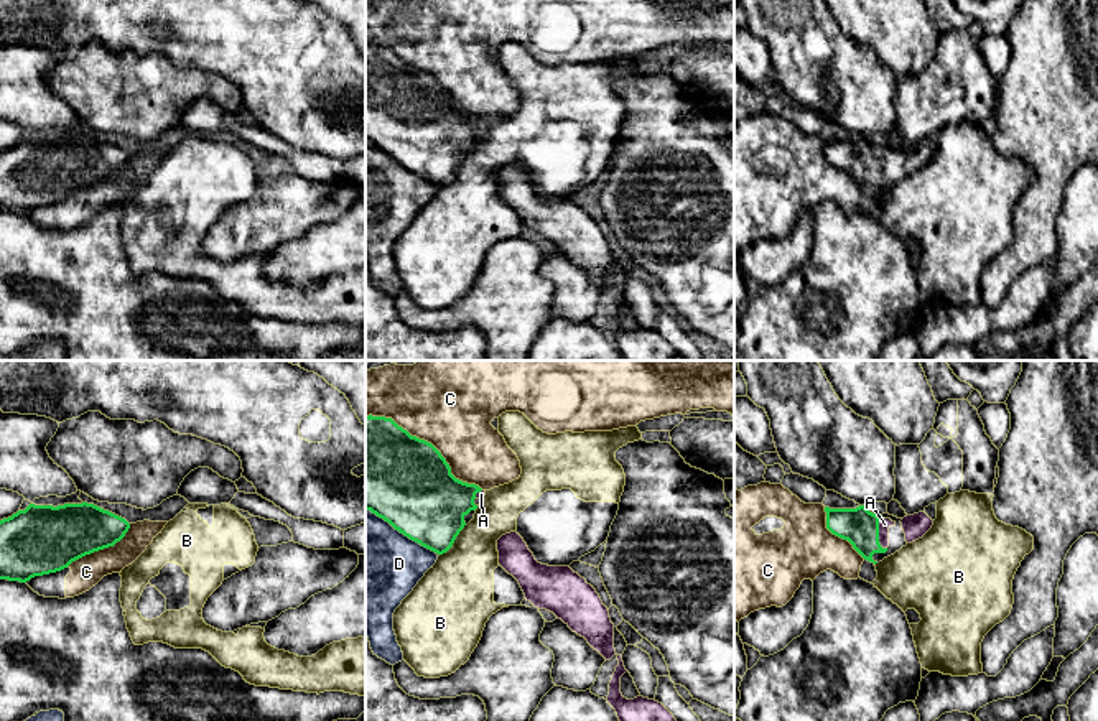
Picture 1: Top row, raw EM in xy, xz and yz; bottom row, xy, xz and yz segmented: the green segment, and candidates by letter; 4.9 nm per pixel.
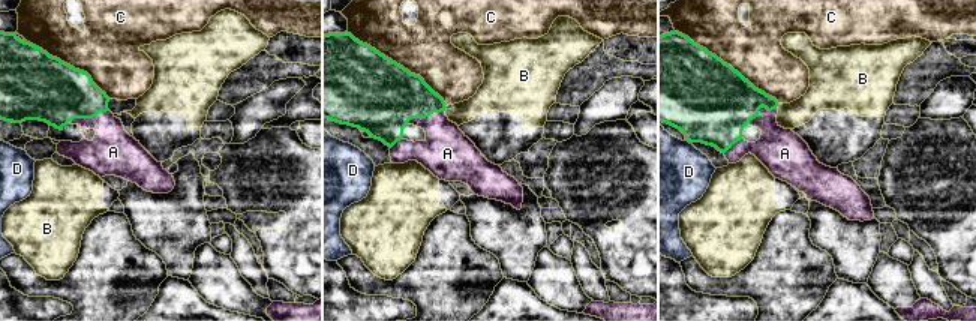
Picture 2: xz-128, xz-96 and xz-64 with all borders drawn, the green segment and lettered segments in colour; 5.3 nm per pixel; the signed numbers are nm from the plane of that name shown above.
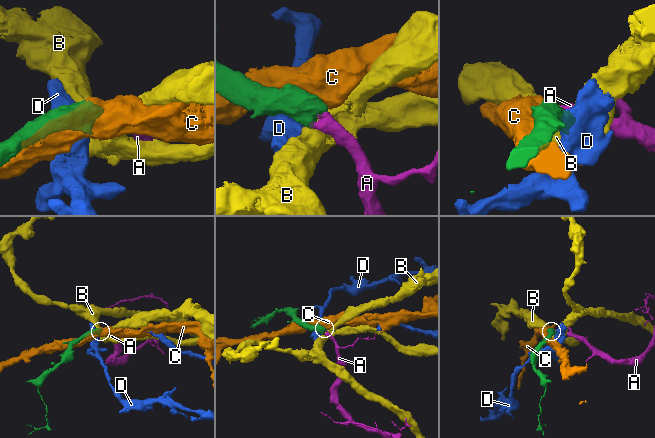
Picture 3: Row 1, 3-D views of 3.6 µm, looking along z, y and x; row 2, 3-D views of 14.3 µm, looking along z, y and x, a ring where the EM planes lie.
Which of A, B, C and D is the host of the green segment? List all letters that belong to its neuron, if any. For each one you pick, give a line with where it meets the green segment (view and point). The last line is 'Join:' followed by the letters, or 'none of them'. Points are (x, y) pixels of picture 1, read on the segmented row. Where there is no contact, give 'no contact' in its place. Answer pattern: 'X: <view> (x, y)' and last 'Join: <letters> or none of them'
A: yz (878, 535)
Join: A

